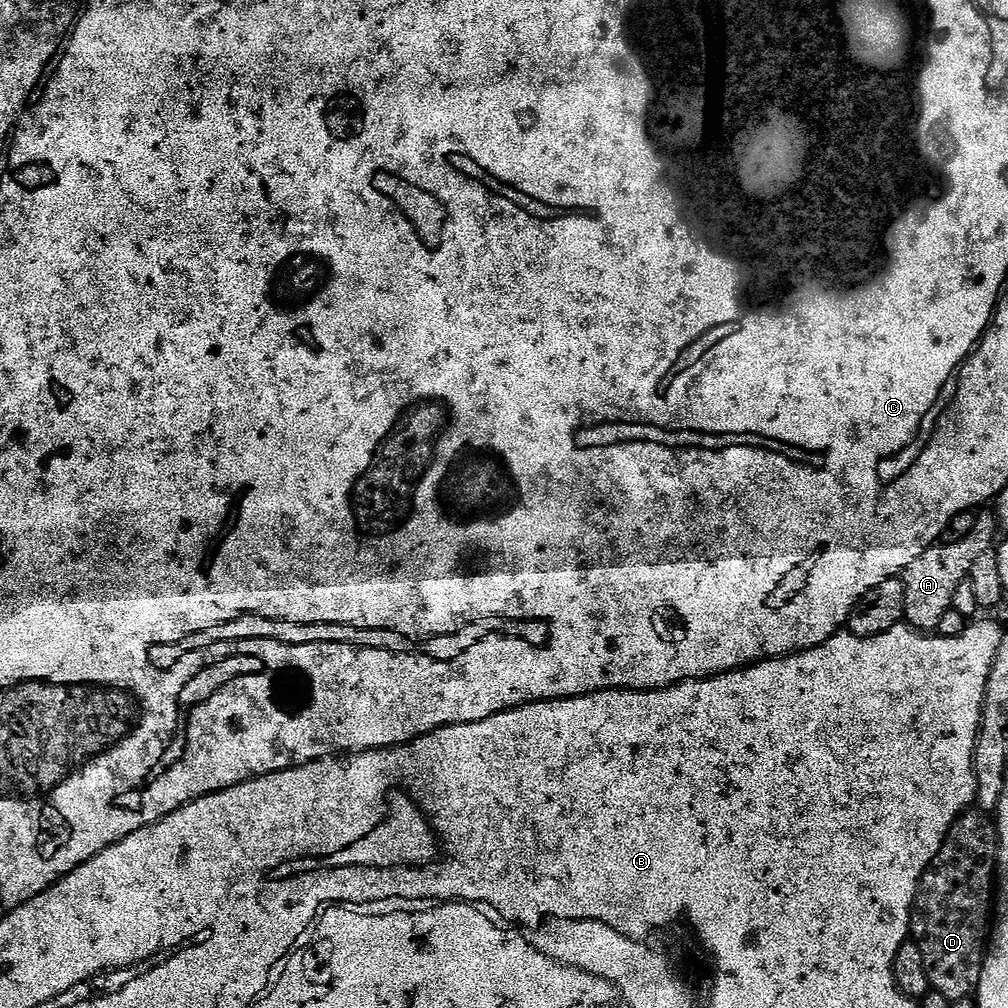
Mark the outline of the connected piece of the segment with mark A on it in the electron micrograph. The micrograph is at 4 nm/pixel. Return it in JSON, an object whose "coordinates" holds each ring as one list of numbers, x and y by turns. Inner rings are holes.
{"coordinates":[[991,511,983,512,979,513,980,517,975,517,967,532,957,536,956,539,949,539,947,542,940,542,927,548,921,556,914,558,914,562,910,562,910,566,902,573,904,620,917,632,932,634,937,631,942,616,952,610,955,591,958,590,960,583,967,580,968,572,974,566,978,554,993,551,998,521]]}

